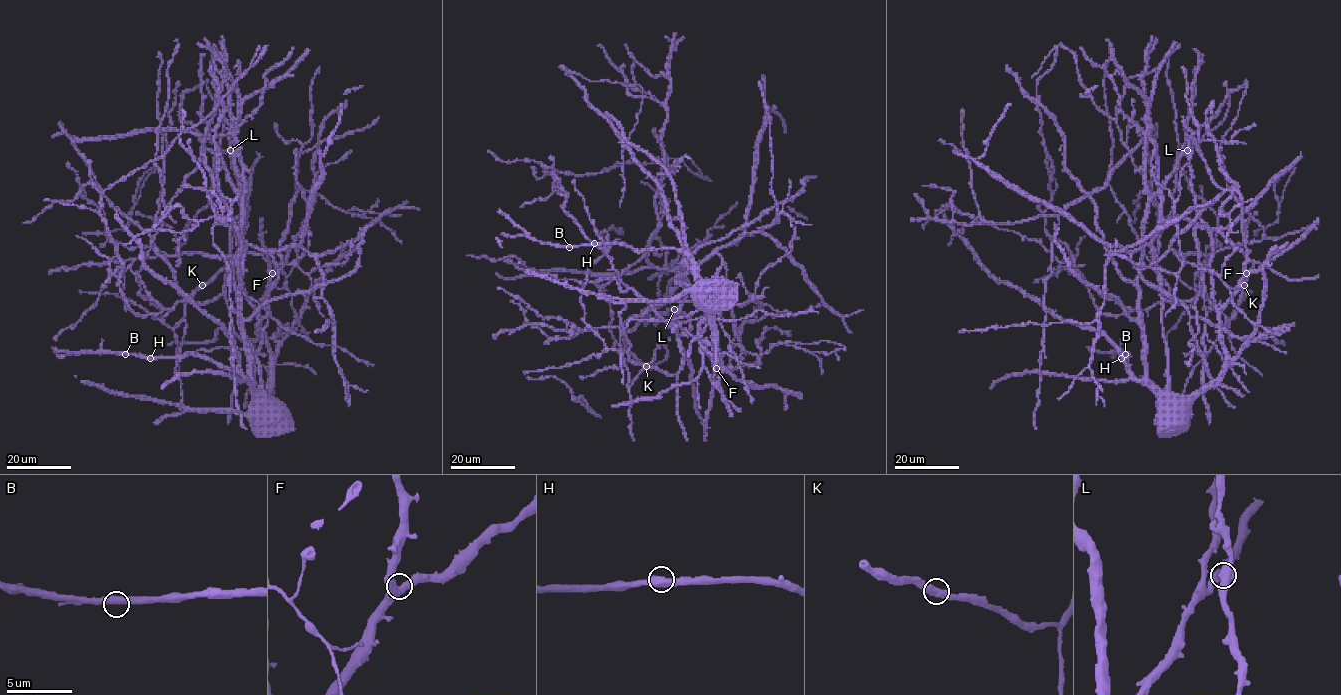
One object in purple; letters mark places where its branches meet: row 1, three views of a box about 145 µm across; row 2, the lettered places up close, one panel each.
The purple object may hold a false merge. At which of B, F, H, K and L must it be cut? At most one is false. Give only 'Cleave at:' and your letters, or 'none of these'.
Cleave at: none of these

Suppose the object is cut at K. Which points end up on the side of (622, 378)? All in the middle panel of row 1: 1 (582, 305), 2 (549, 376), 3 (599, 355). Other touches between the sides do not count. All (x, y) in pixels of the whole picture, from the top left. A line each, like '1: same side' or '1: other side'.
1: same side
2: other side
3: same side

